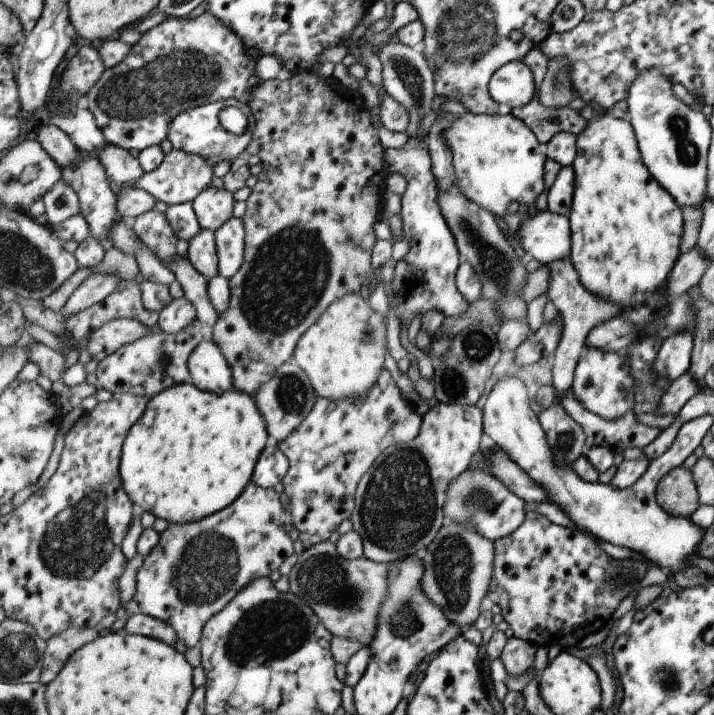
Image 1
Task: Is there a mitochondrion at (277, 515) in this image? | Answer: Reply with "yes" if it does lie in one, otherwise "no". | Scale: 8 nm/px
no

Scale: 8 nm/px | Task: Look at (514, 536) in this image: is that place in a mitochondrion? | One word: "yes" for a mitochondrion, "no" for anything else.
no

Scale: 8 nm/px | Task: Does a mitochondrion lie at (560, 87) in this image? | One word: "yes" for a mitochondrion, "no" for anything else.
yes

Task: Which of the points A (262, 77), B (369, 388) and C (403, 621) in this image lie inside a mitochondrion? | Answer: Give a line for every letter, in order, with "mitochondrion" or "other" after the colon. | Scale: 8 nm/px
A: other
B: other
C: mitochondrion

